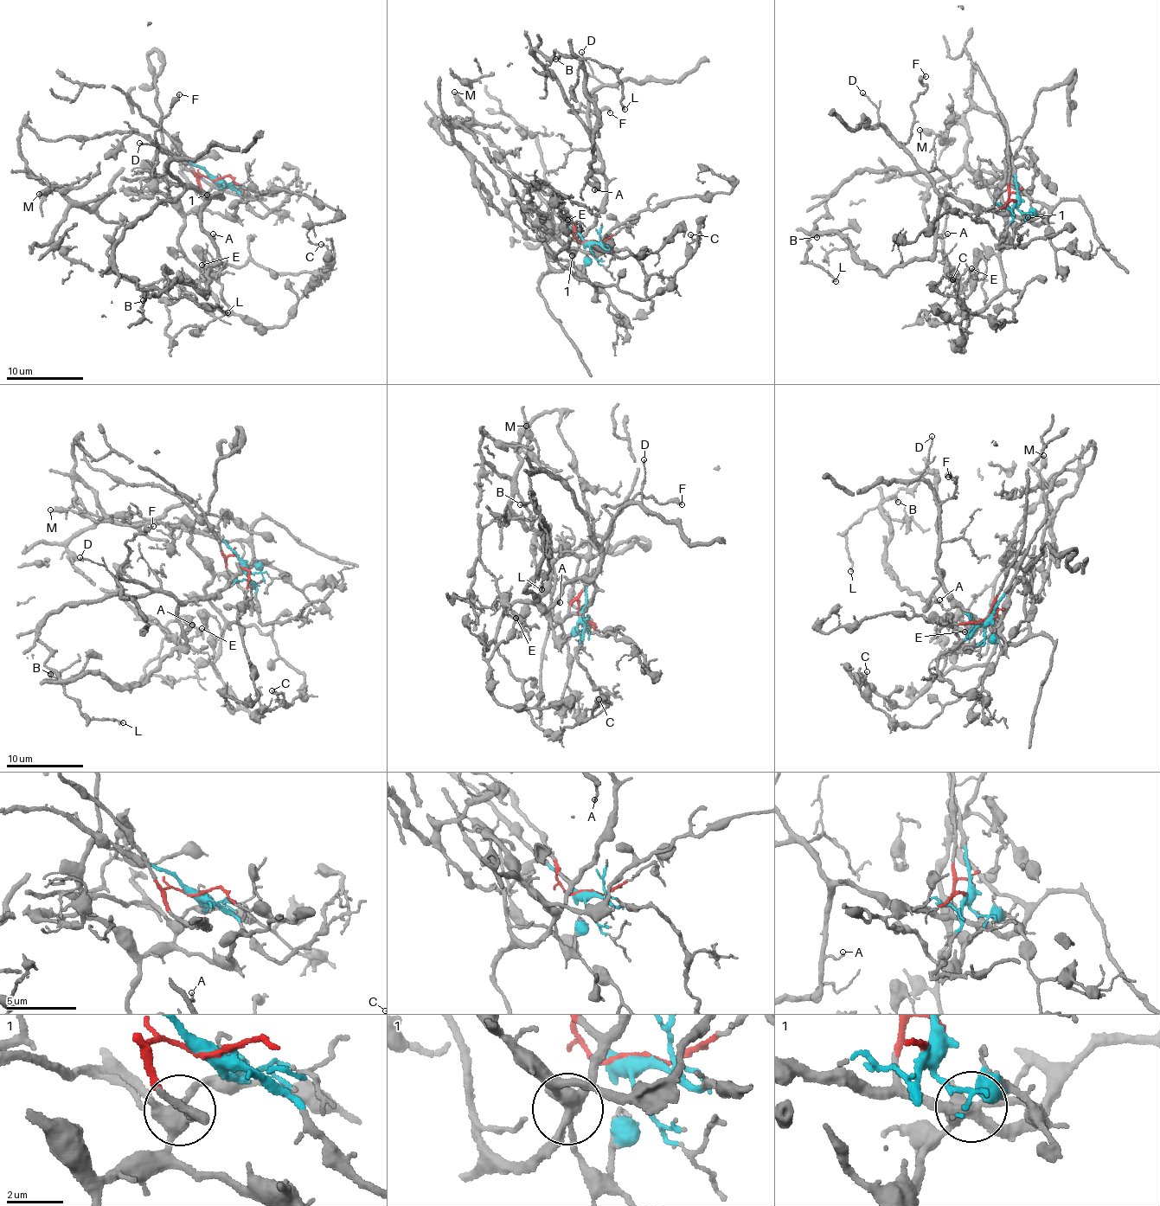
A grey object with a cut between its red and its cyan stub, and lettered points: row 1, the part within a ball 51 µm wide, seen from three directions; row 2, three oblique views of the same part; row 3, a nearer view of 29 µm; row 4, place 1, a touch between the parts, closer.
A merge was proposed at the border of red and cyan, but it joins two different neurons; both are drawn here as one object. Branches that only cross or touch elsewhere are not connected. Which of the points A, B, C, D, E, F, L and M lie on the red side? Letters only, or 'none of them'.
A, B, D, F, L

